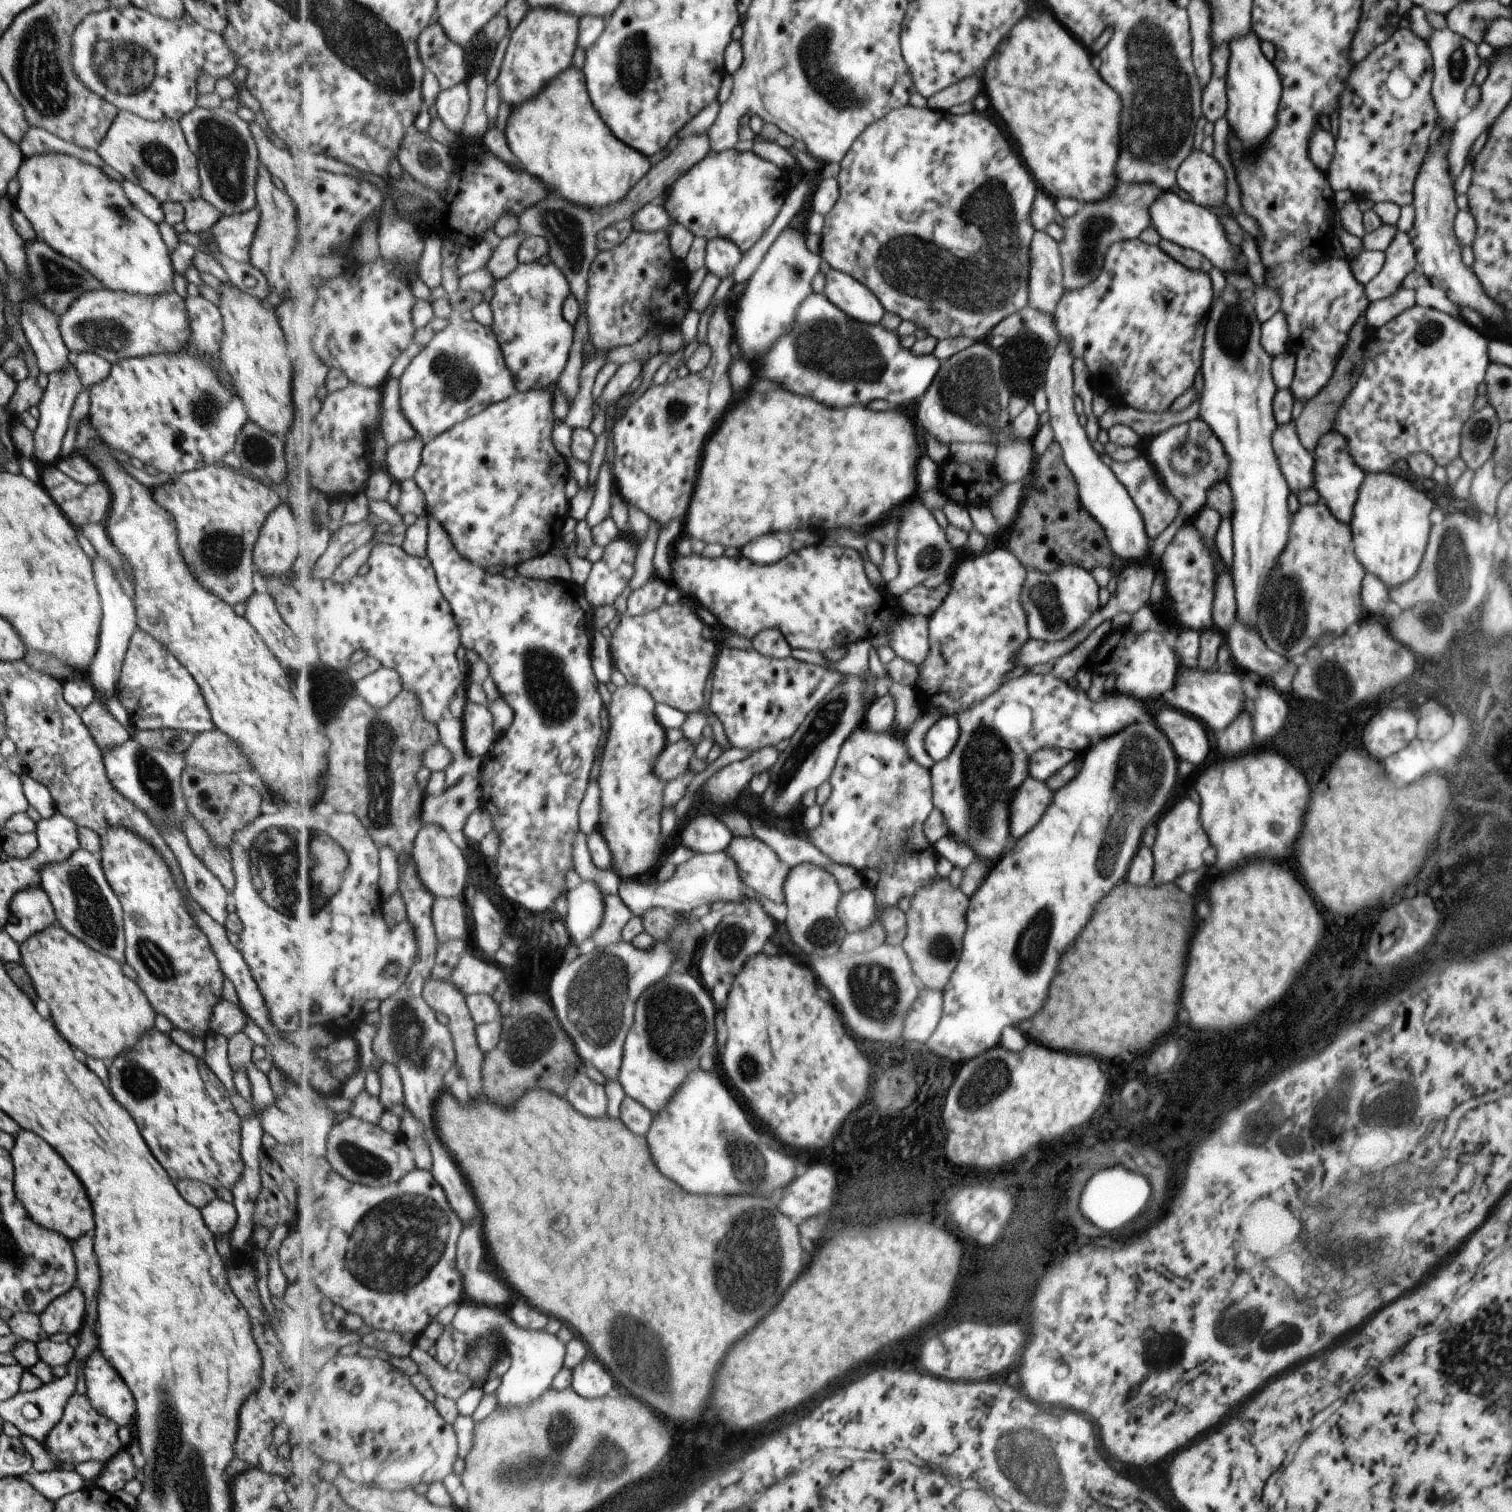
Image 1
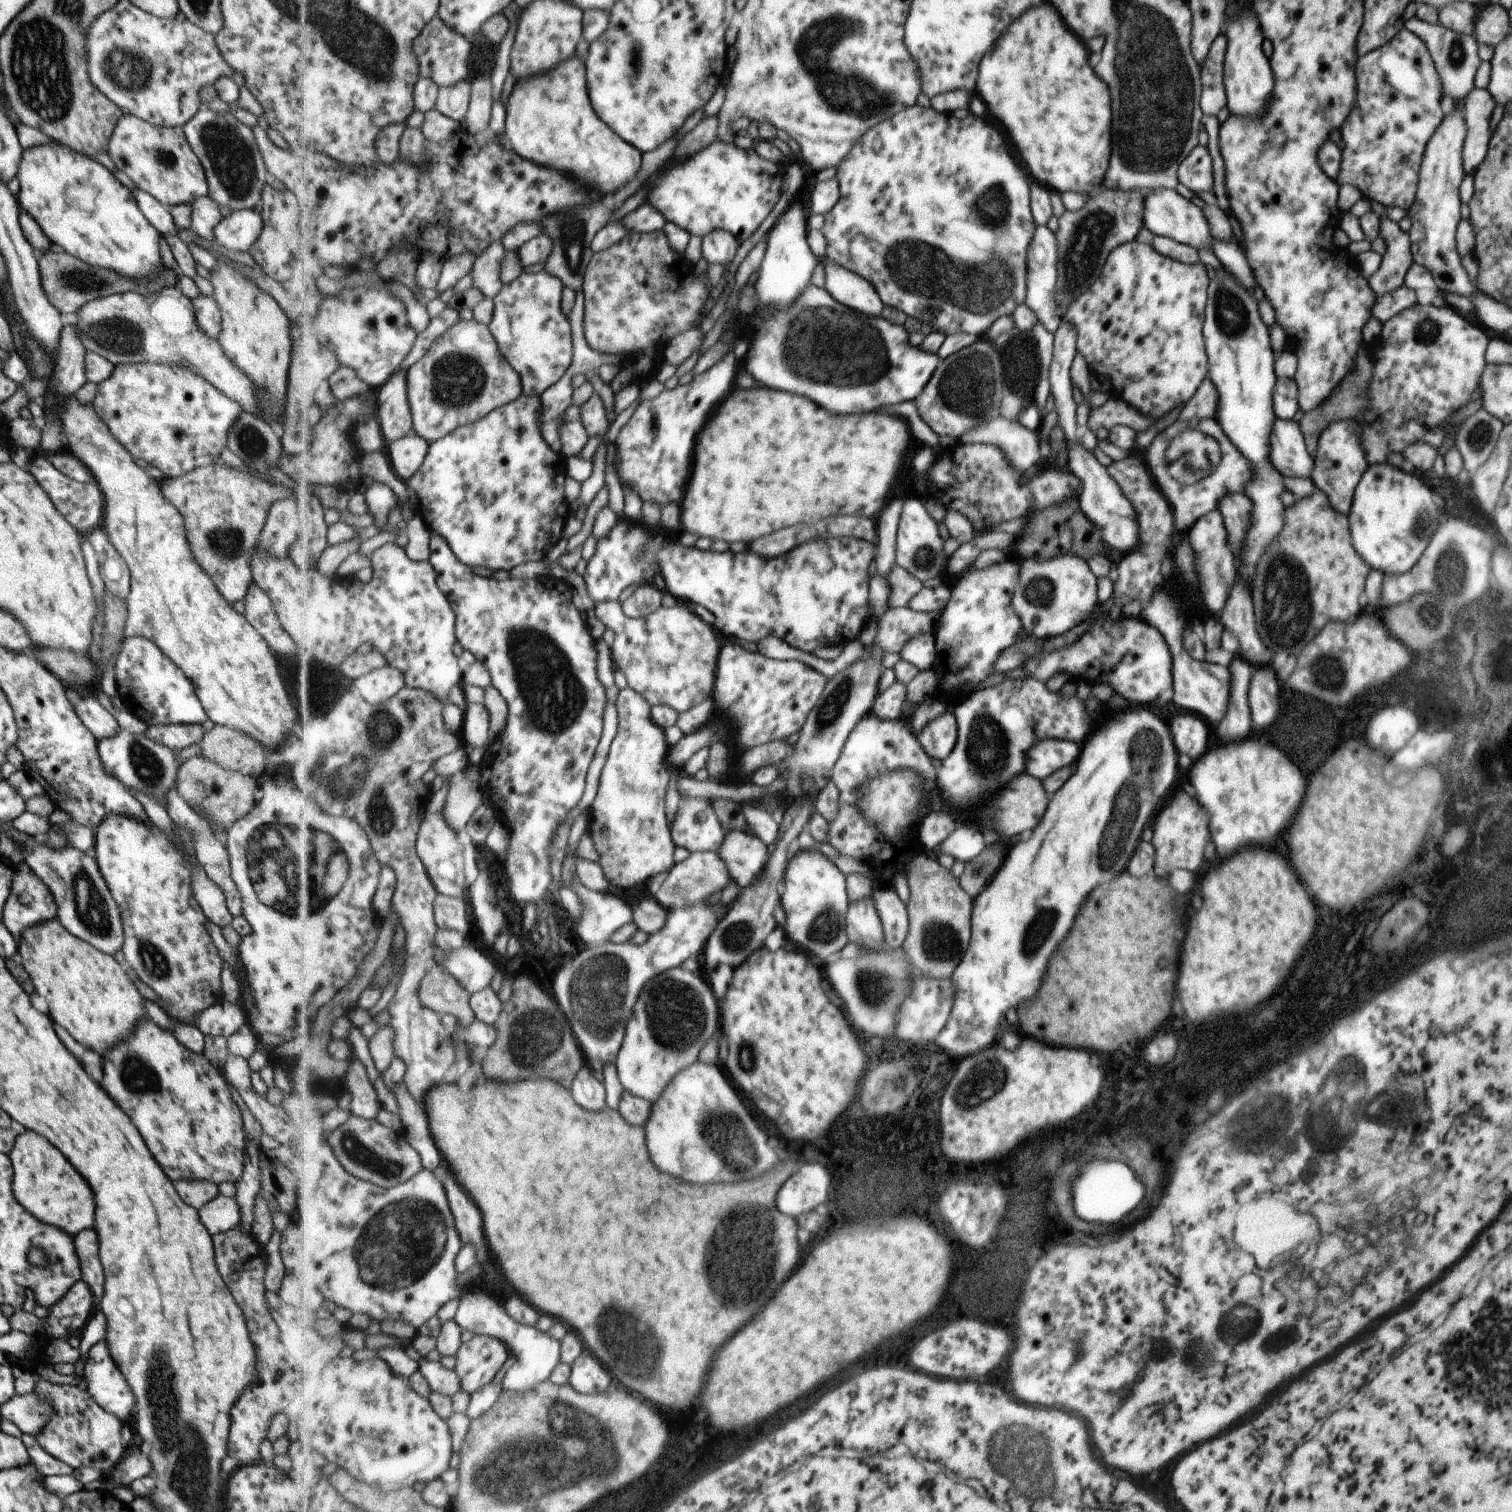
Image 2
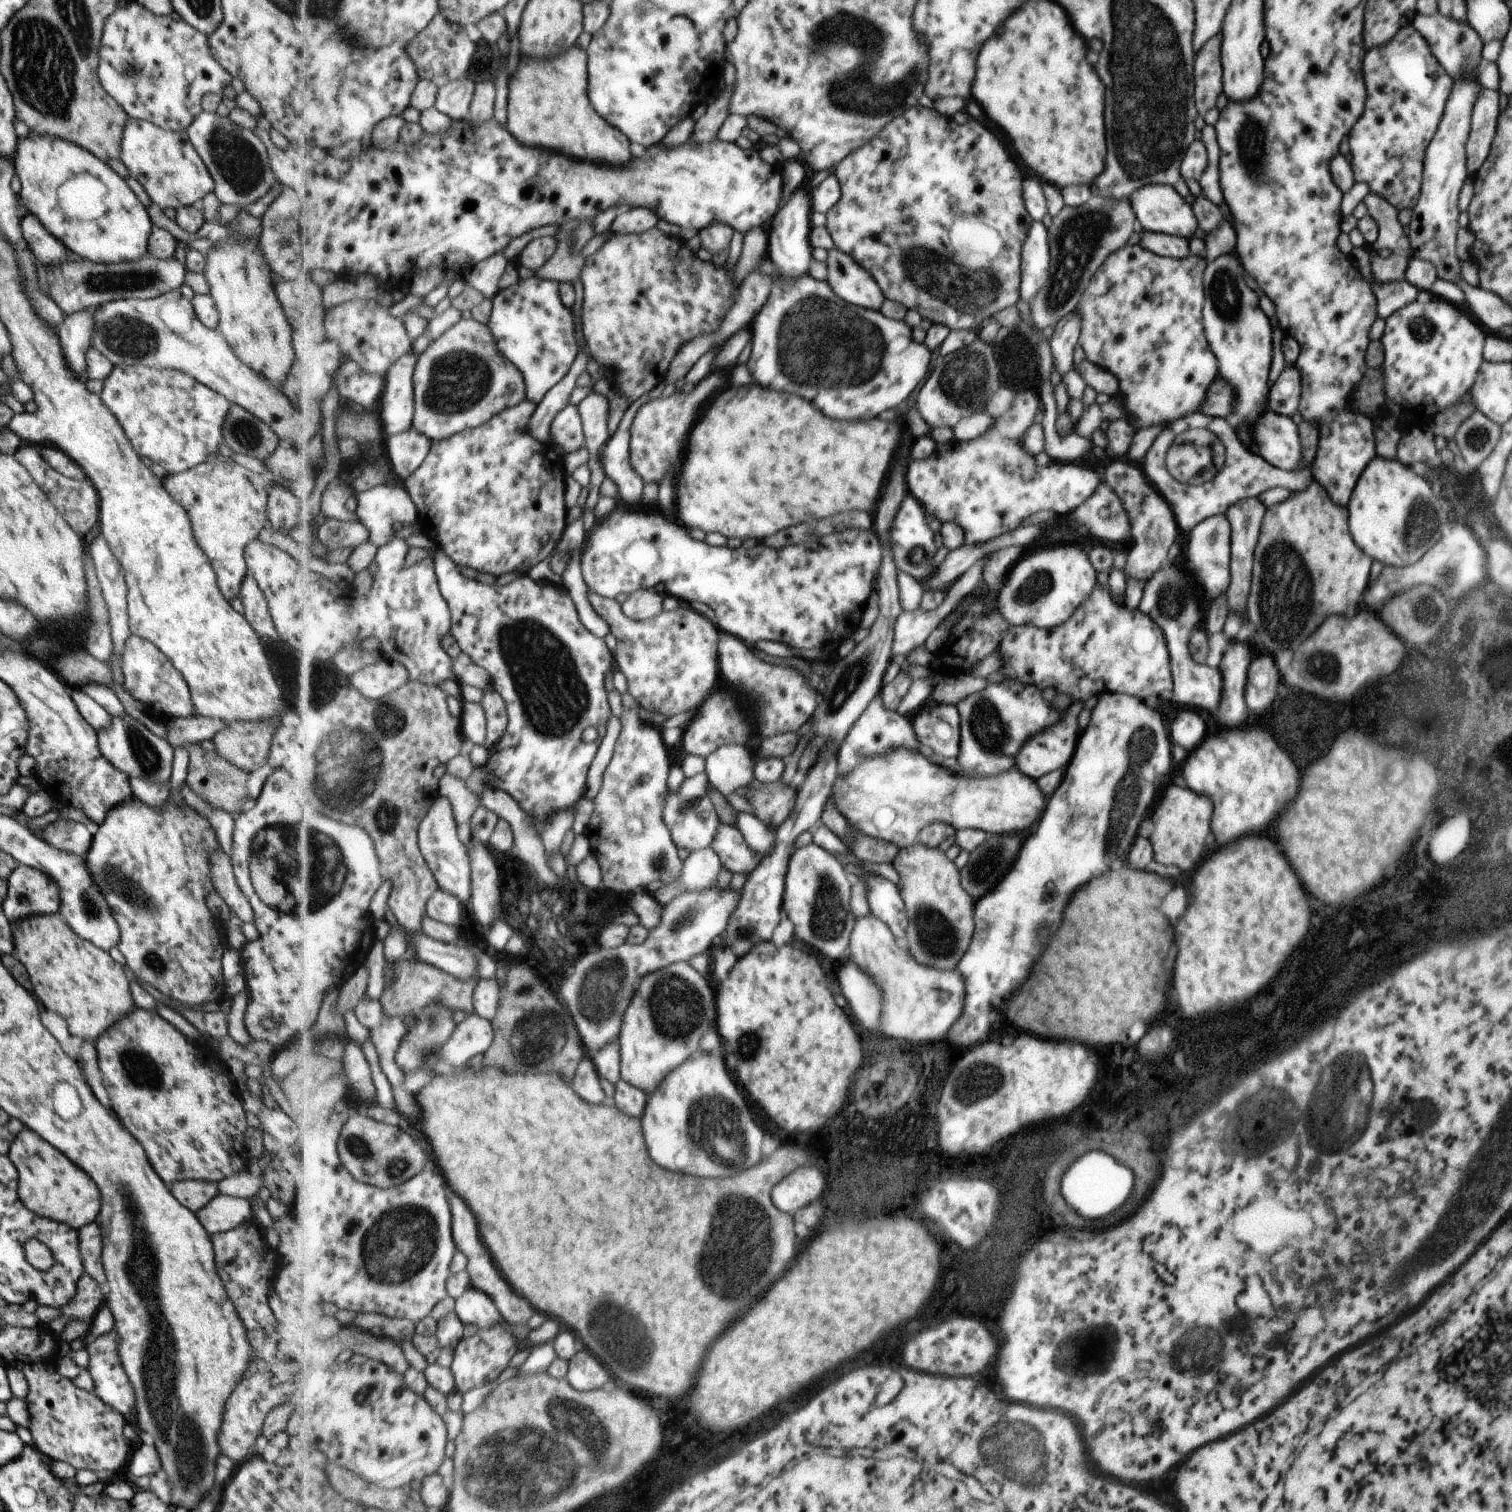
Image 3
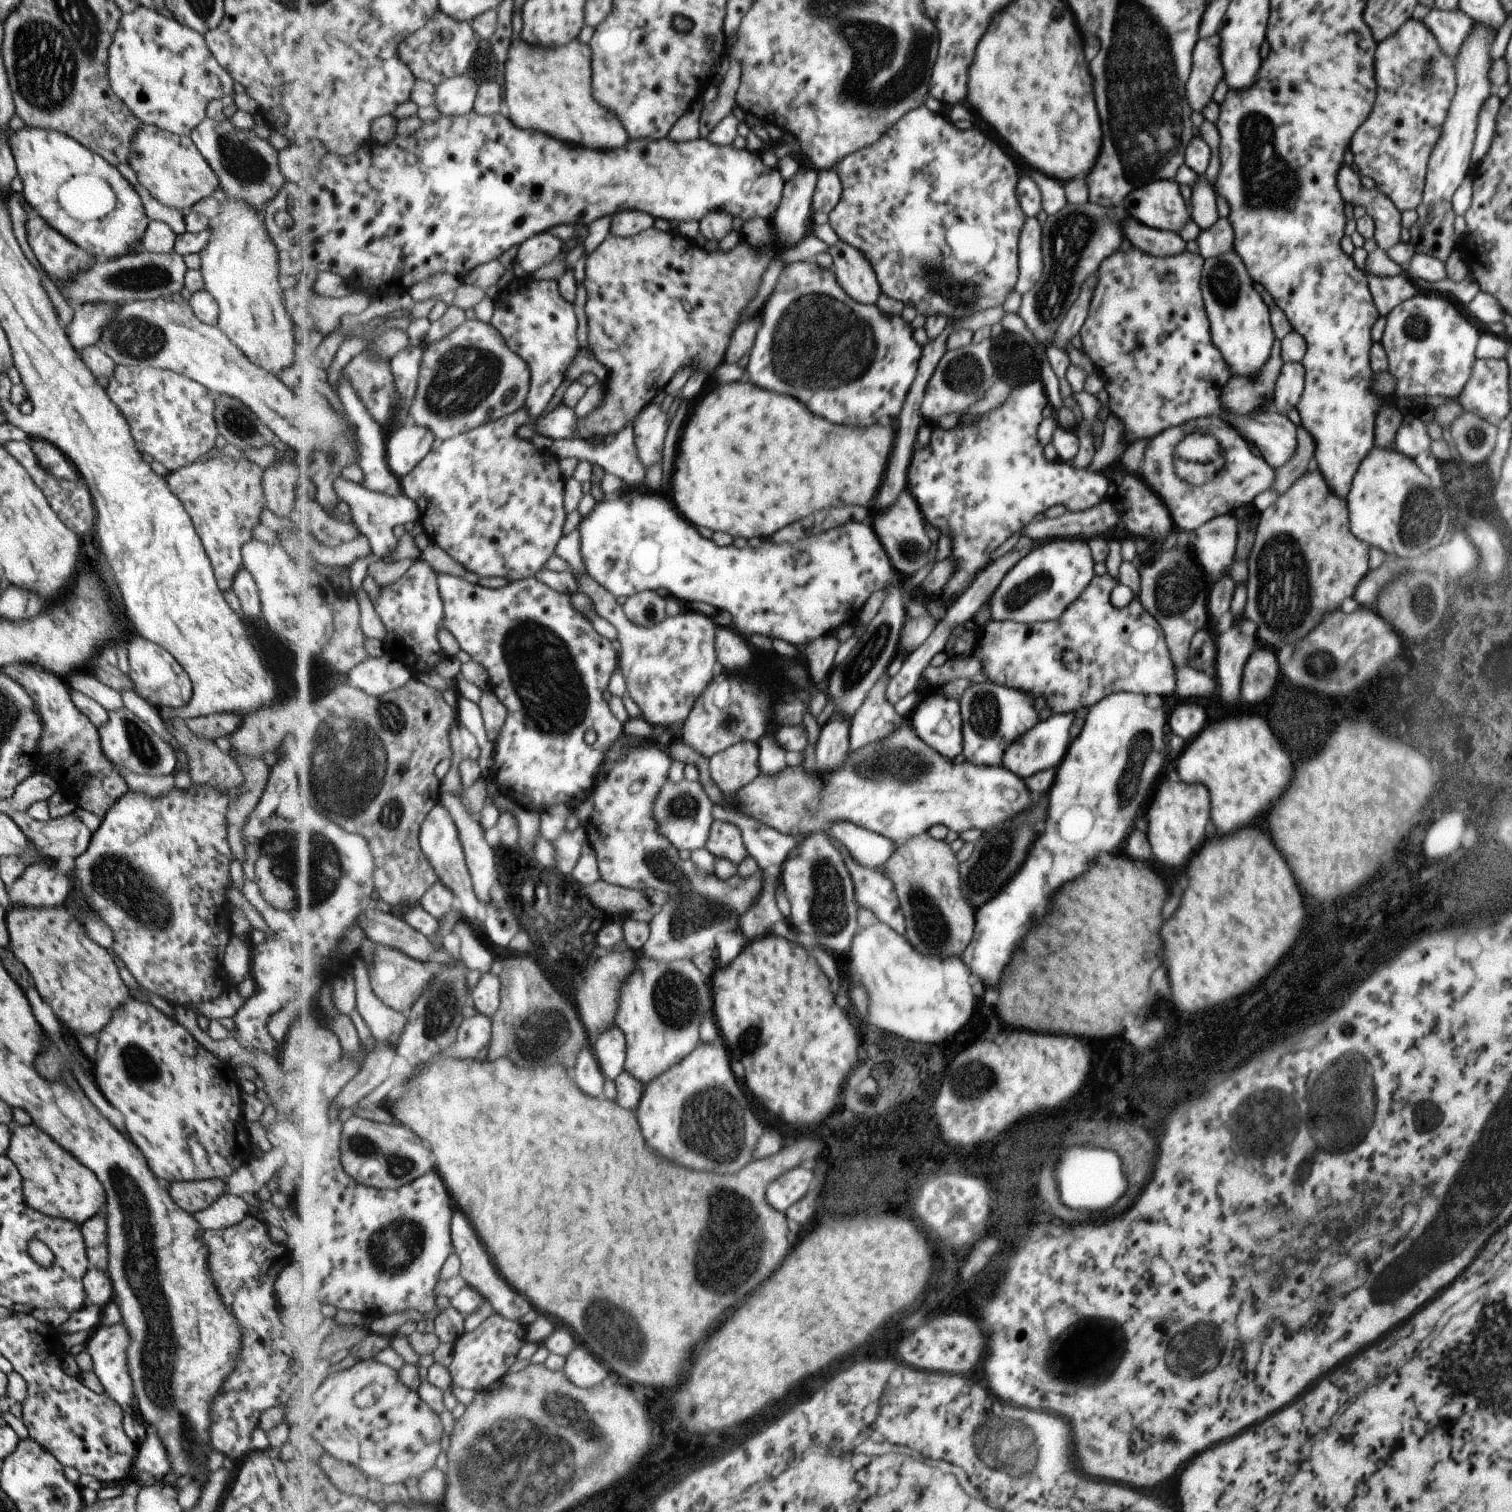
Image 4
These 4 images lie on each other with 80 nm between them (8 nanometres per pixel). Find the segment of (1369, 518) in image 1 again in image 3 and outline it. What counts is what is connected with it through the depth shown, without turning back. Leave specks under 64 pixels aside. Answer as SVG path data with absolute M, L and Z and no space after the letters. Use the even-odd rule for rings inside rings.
M1375 455L1359 473L1345 506L1349 510L1349 530L1351 536L1355 536L1355 544L1359 544L1371 560L1378 560L1382 566L1413 564L1440 538L1437 526L1441 523L1435 520L1433 512L1433 508L1438 506L1427 506L1429 502L1438 502L1433 498L1436 496L1431 494L1429 484L1421 476L1413 474L1402 461Z

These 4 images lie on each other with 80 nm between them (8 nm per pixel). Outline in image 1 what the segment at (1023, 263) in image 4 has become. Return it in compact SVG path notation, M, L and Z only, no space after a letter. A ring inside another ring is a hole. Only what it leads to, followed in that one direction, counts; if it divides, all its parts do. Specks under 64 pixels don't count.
M1035 231L1029 248L1028 304L1049 315L1053 324L1053 311L1062 295L1062 268L1058 243L1045 231Z

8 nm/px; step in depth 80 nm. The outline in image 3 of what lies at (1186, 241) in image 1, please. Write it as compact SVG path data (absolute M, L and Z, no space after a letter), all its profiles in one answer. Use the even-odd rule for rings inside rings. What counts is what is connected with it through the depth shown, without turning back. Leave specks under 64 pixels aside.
M1148 184L1138 188L1127 198L1137 214L1139 224L1142 224L1143 231L1180 236L1188 241L1193 237L1193 231L1199 227L1193 208L1177 194L1171 185Z

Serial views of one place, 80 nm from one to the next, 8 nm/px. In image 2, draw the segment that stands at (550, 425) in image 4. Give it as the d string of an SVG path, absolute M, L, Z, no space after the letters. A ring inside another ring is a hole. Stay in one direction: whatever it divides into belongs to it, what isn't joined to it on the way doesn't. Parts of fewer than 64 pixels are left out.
M575 404L564 414L564 423L560 426L562 451L565 455L577 455L586 447L591 437L582 421L582 410Z

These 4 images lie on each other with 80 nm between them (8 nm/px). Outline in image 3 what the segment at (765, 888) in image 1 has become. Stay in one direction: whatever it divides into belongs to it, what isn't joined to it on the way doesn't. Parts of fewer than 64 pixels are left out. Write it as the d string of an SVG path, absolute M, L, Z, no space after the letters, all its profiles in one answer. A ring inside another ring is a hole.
M721 824L711 848L731 873L748 872L749 876L763 860L747 844L743 833L735 825Z

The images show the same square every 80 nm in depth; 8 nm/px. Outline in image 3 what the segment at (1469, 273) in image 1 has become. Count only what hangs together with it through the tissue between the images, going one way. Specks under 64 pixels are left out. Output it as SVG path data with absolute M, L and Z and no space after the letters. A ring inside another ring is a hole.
M1476 76L1475 78L1463 77L1462 79L1453 80L1452 89L1444 104L1444 111L1442 112L1437 130L1424 152L1420 193L1415 206L1411 209L1410 223L1407 227L1408 232L1406 237L1408 238L1409 256L1431 261L1431 264L1436 266L1437 278L1447 280L1454 284L1455 280L1460 278L1459 267L1461 263L1460 260L1457 260L1458 256L1455 256L1457 252L1455 234L1458 234L1456 200L1457 194L1459 194L1459 188L1461 188L1465 176L1467 176L1465 157L1466 142L1470 136L1471 106L1473 106L1473 102L1475 102L1475 98L1477 98L1480 90L1482 91L1483 88L1477 83Z

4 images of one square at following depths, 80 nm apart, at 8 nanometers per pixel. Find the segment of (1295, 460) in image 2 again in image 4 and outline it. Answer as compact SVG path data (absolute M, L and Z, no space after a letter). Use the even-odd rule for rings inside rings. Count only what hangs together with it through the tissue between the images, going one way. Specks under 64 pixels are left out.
M1131 247L1126 252L1114 252L1113 255L1109 255L1103 260L1101 266L1097 268L1098 275L1096 276L1096 286L1093 289L1093 294L1088 306L1088 313L1078 330L1078 334L1081 338L1081 351L1085 353L1092 365L1104 380L1103 388L1109 394L1109 412L1115 415L1123 424L1122 436L1127 446L1131 443L1137 443L1138 441L1149 442L1155 435L1159 435L1163 429L1174 427L1177 425L1184 426L1183 422L1193 422L1196 418L1207 418L1207 416L1215 416L1215 418L1221 418L1225 420L1227 424L1231 424L1239 436L1249 444L1253 444L1261 454L1261 458L1267 462L1272 468L1276 469L1283 463L1286 463L1291 454L1294 453L1297 439L1296 432L1297 427L1287 419L1284 414L1273 408L1268 408L1266 411L1257 410L1251 413L1245 413L1242 415L1236 415L1230 413L1222 403L1220 397L1222 396L1223 388L1232 377L1232 372L1223 360L1222 354L1218 348L1215 348L1215 344L1212 343L1212 336L1210 335L1210 324L1208 323L1208 316L1204 309L1204 302L1202 300L1201 291L1201 276L1202 276L1202 264L1203 258L1198 253L1191 253L1183 251L1181 254L1170 257L1154 257L1150 253L1142 253L1139 249Z

